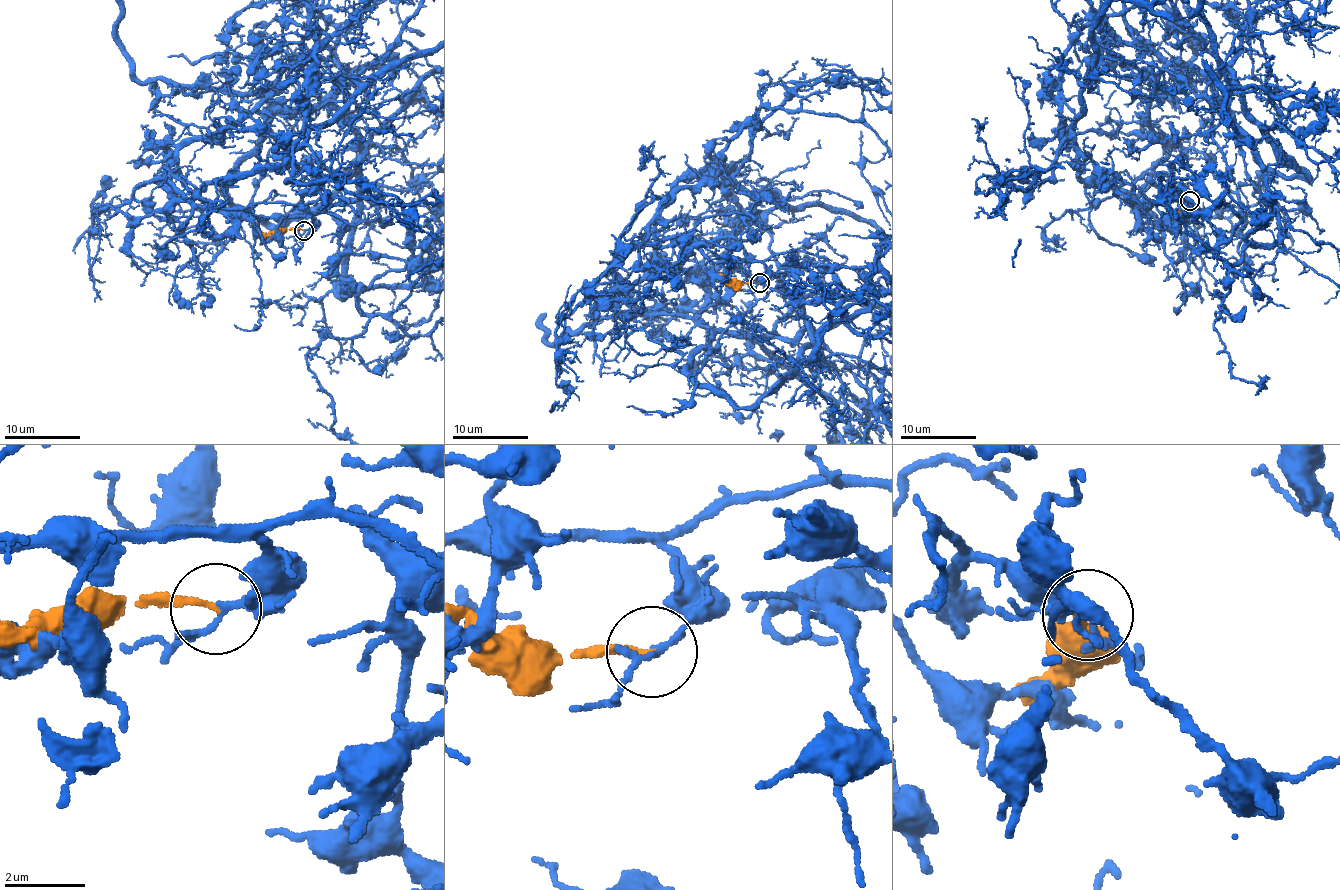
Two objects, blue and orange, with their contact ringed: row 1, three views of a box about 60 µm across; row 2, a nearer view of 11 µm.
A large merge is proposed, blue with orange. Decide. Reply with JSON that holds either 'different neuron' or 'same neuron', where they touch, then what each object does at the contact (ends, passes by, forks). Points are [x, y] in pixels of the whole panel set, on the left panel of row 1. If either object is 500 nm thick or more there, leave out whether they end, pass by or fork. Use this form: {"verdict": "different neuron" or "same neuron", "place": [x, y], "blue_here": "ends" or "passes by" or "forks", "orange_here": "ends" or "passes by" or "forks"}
{"verdict": "different neuron", "place": [304, 230], "blue_here": "forks", "orange_here": "ends"}

